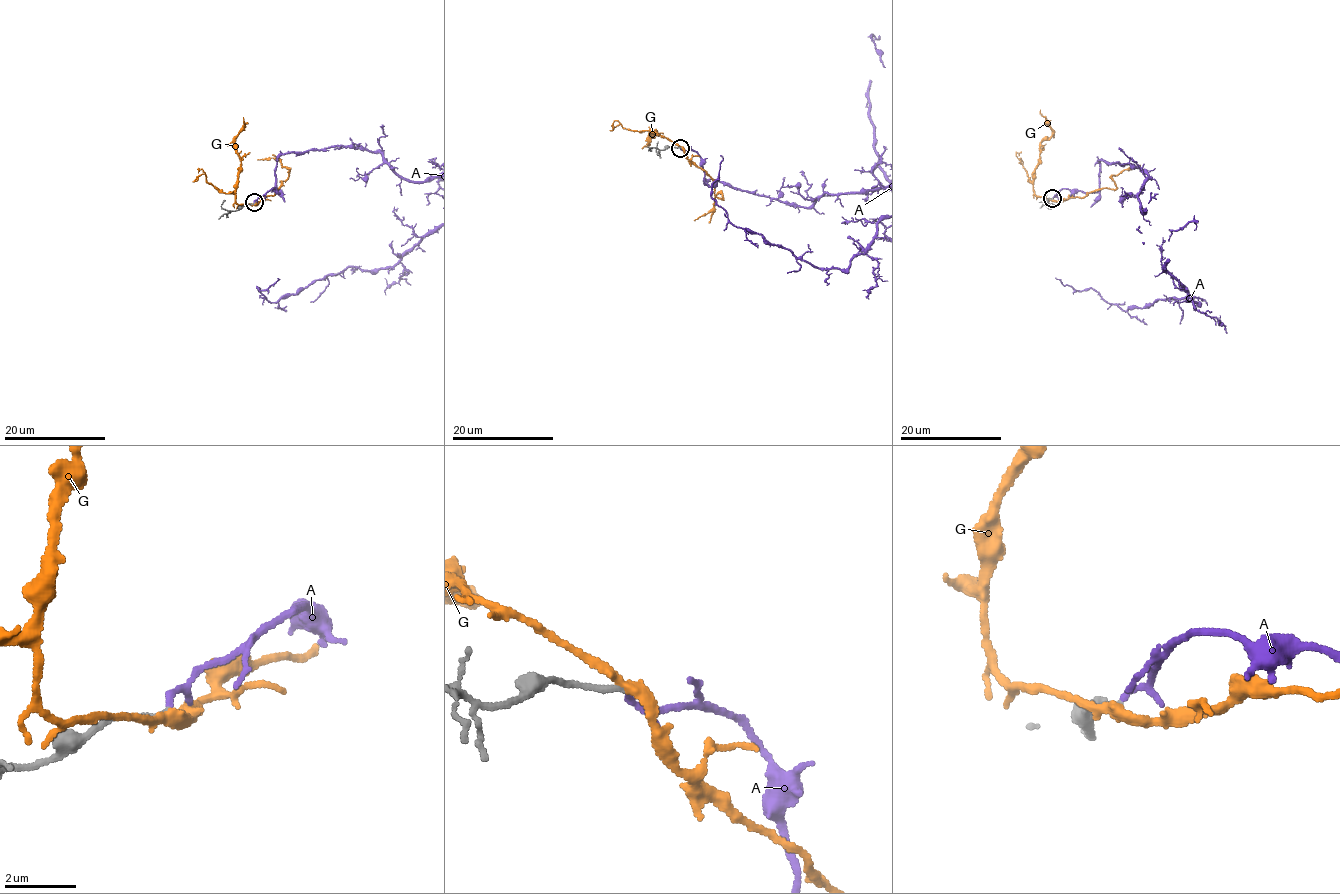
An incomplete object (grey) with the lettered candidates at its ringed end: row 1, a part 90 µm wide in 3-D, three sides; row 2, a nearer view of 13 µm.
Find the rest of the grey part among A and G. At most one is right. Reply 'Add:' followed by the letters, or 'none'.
Add: A

